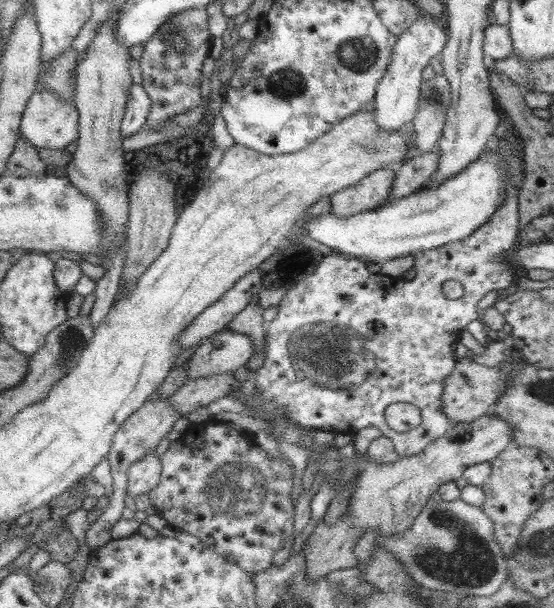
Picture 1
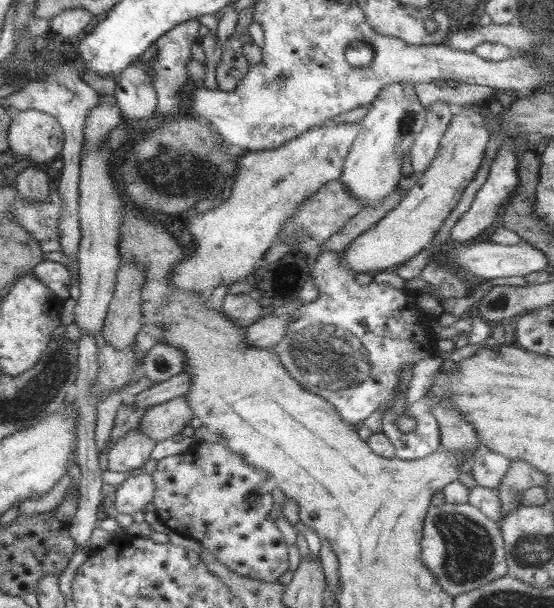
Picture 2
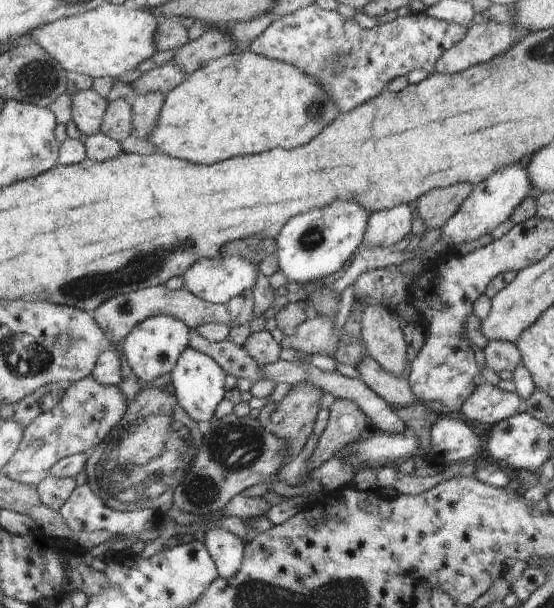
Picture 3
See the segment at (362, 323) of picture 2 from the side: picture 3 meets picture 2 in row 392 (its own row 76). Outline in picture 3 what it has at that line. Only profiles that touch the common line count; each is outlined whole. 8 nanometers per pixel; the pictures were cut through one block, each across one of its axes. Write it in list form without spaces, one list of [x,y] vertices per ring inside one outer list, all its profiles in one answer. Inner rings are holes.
[[[313,2],[291,16],[273,18],[247,50],[303,70],[309,74],[309,78],[323,86],[325,94],[329,94],[341,114],[345,114],[381,94],[387,88],[387,82],[395,76],[407,76],[415,68],[423,68],[429,76],[435,74],[437,58],[461,42],[467,34],[467,28],[469,26],[429,18],[423,12],[395,18],[371,30],[361,30],[353,18],[347,20],[335,10],[327,12]]]

